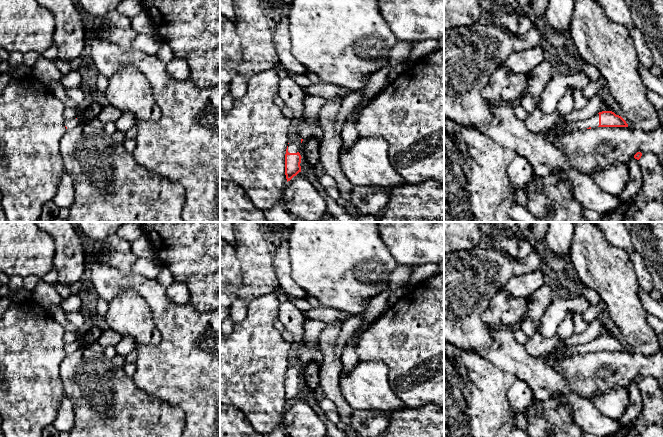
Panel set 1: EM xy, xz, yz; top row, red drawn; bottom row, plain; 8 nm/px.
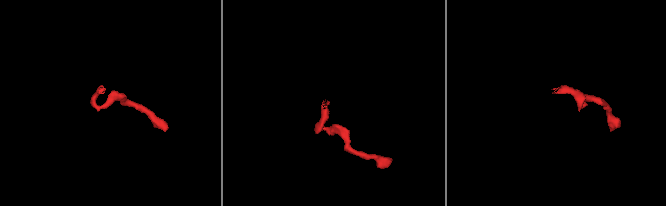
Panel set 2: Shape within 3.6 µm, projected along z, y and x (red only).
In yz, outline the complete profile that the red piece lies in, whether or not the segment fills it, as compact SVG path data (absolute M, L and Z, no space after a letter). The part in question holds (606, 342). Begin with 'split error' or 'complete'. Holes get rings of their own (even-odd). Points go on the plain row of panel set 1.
split error | M602 335L583 345L569 345L569 348L578 354L597 351L628 351L626 345L612 335Z

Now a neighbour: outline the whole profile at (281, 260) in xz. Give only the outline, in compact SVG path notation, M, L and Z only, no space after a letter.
M282 242L273 258L276 277L280 288L295 300L305 298L306 291L293 279L288 242Z

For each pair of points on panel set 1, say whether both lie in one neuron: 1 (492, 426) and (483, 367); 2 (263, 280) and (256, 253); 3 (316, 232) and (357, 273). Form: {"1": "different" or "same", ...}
{"1": "same", "2": "same", "3": "same"}

